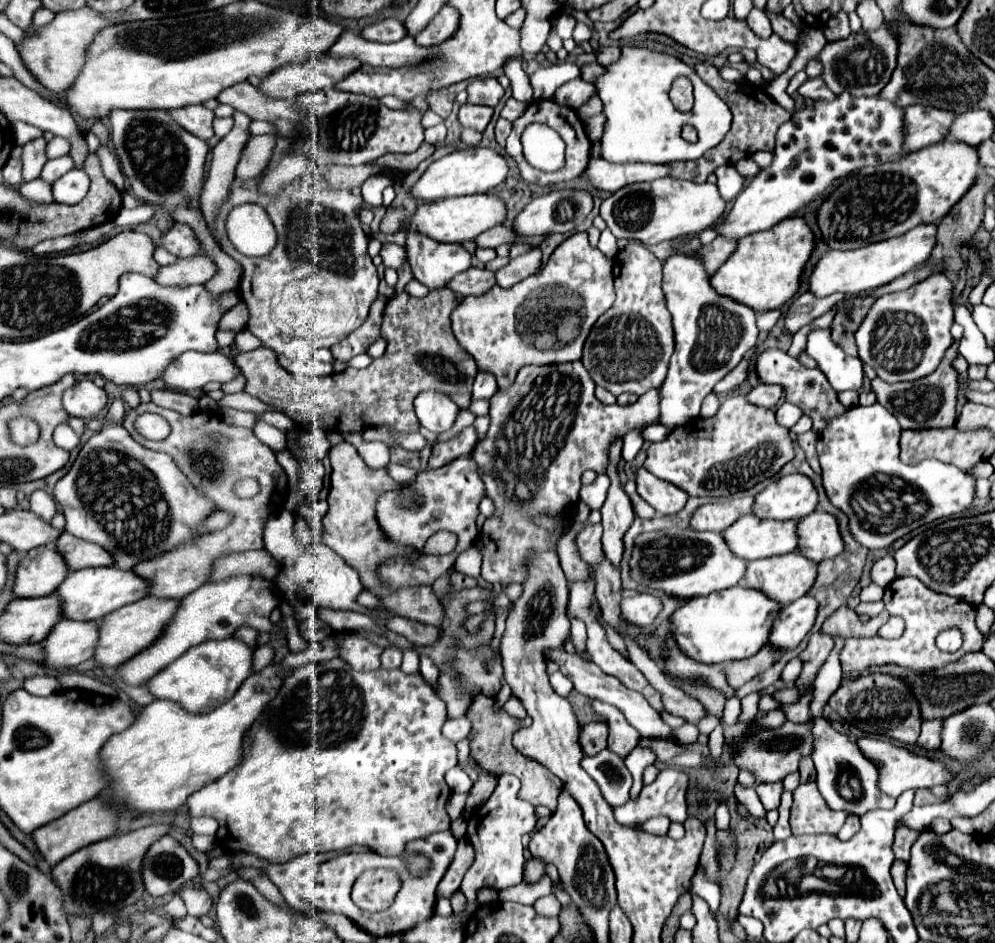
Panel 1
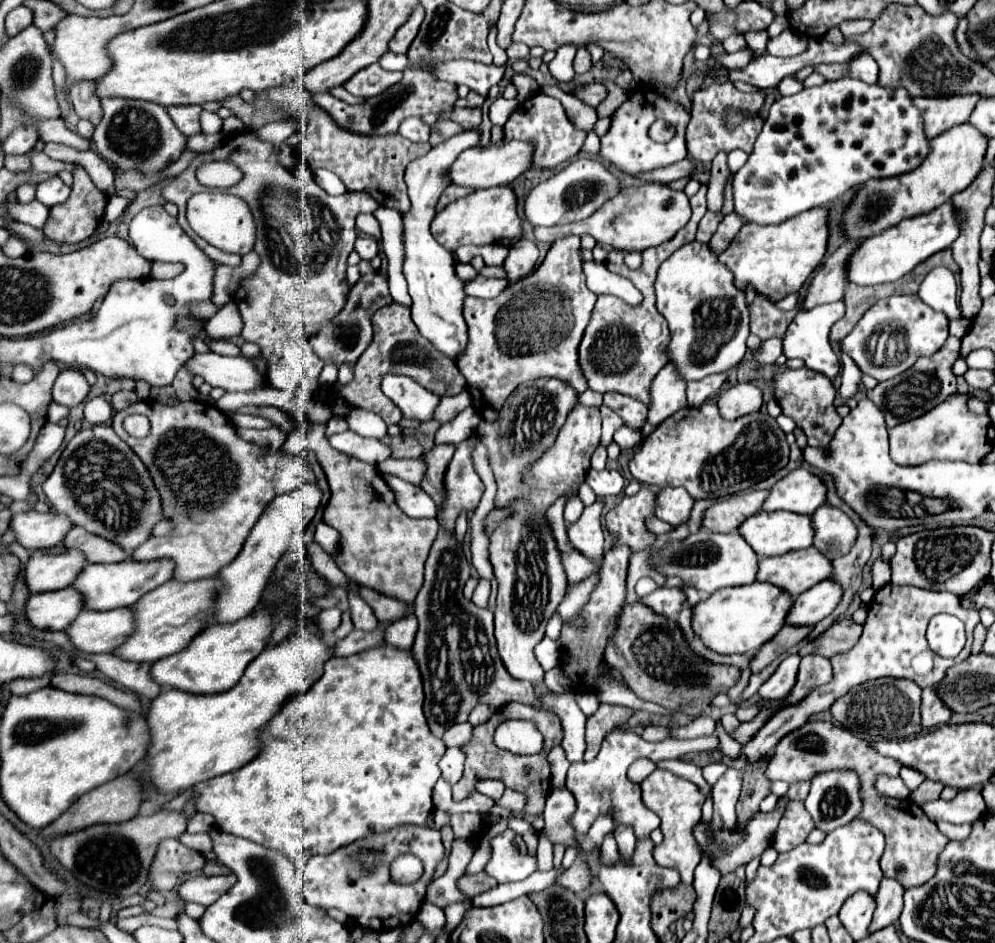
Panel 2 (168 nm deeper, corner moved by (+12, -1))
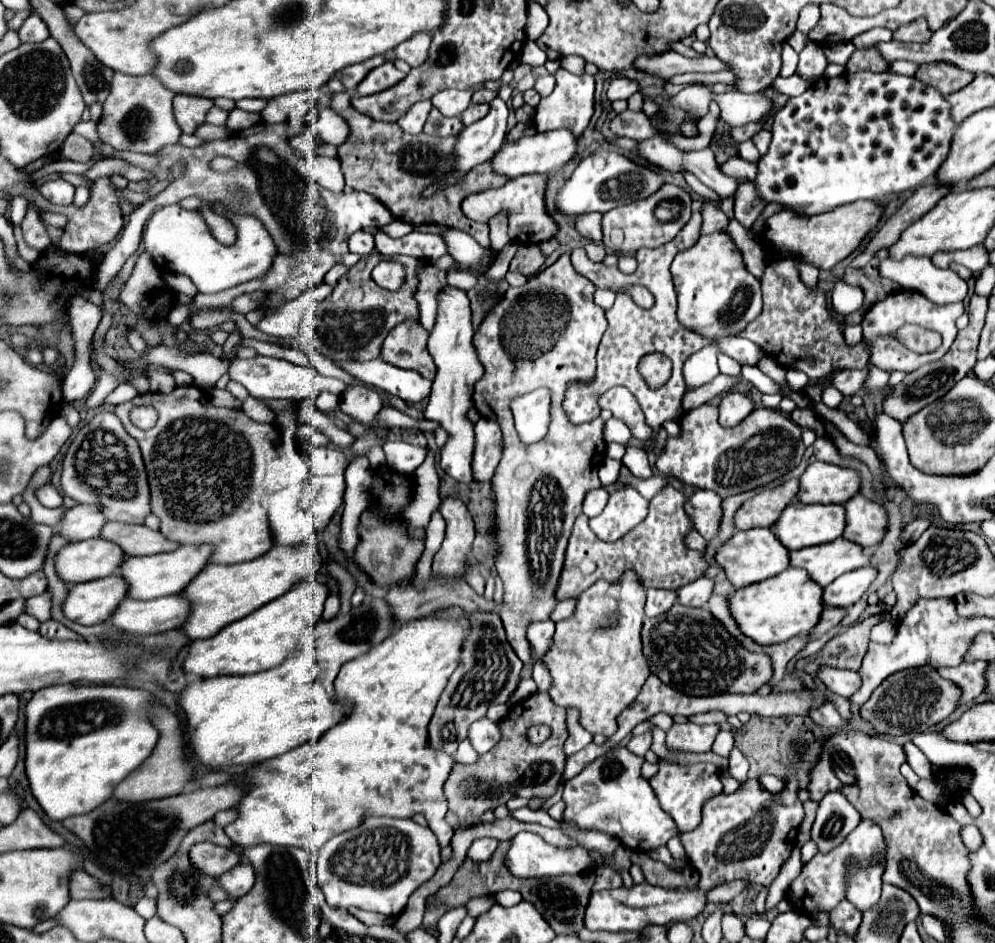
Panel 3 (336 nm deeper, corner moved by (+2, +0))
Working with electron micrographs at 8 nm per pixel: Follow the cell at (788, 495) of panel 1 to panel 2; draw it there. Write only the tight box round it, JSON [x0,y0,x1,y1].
[762,468,826,514]

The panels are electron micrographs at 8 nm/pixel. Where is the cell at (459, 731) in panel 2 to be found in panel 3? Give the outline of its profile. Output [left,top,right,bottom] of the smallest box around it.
[468,717,502,755]

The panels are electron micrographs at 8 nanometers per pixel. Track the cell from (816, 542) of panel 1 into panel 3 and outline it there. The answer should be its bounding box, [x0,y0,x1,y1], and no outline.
[846,495,888,549]

